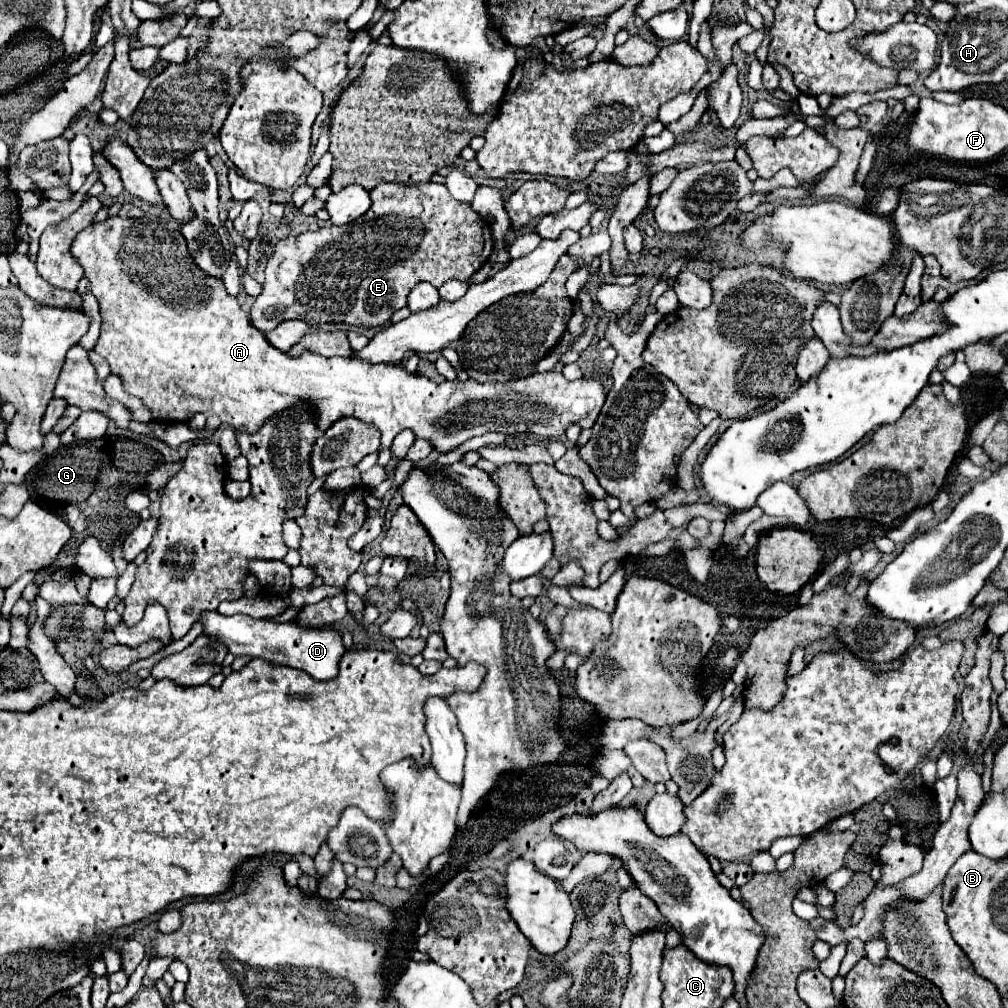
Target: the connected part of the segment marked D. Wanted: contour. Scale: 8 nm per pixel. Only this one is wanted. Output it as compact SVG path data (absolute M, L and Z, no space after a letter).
M219 612L203 614L201 622L205 622L205 632L219 636L235 656L251 656L263 658L273 664L287 664L291 668L299 668L313 676L315 680L331 680L339 672L339 660L345 654L345 646L341 642L341 634L329 628L303 628L297 622L275 622L275 620L255 620L245 614L221 616Z

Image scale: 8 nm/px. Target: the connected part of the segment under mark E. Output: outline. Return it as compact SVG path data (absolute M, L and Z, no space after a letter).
M383 182L379 184L375 190L369 192L371 194L371 208L367 214L363 214L359 220L355 220L353 224L347 224L347 226L335 226L335 224L327 224L323 226L321 230L317 232L303 232L299 236L287 236L287 238L281 238L271 254L271 258L267 260L267 266L265 266L265 284L263 284L263 292L257 296L253 308L251 308L251 324L261 330L261 332L269 332L273 330L277 324L285 322L285 320L291 320L291 318L297 318L297 320L303 320L307 322L309 326L319 326L319 324L325 324L325 322L331 322L331 324L349 324L349 326L357 326L357 328L377 328L377 326L383 326L385 322L389 322L389 318L393 316L395 310L407 306L407 296L411 292L411 288L419 282L431 282L435 288L439 288L445 280L469 280L471 274L475 274L489 258L491 254L491 228L487 224L487 220L483 216L479 216L477 212L473 212L473 208L469 204L463 204L463 202L457 202L453 196L449 196L447 188L443 184L435 184L435 182L425 182L425 184L419 184L419 186L405 186L405 184L393 184L393 182Z

